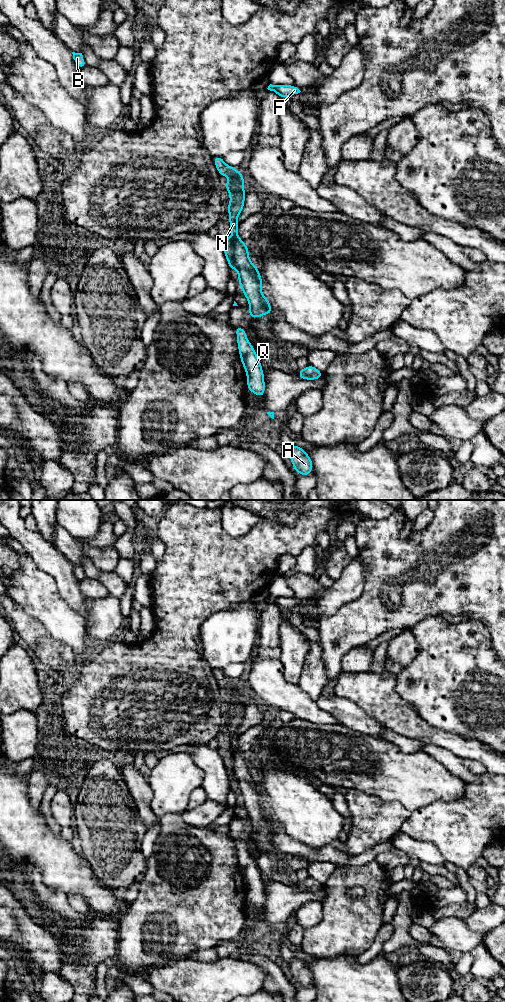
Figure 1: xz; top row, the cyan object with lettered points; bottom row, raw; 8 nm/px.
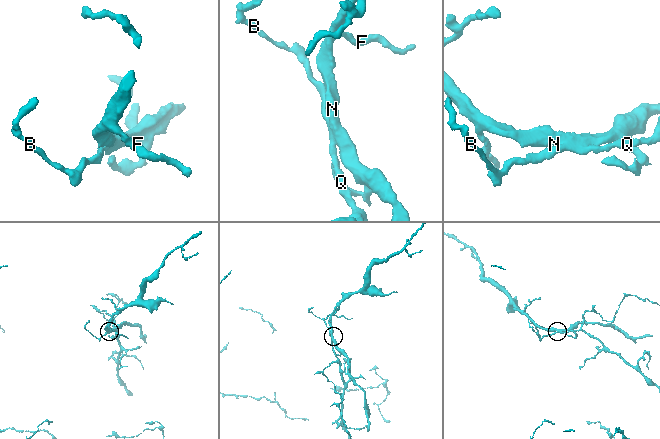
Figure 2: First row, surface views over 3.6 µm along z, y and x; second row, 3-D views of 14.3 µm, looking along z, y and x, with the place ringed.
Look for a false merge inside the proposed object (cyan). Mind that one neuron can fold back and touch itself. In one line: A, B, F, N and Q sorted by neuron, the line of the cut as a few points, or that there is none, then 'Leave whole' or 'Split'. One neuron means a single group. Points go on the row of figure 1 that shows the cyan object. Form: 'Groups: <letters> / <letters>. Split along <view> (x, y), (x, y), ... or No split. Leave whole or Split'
Groups: A B Q / F N. Split along xz (230, 238), (233, 244), (234, 265), (237, 270). Split

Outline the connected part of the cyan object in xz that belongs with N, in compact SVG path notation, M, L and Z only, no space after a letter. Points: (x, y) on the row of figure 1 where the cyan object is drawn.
M223 156L213 157L213 162L220 176L230 176L223 186L229 192L230 204L225 208L229 212L231 239L234 245L234 261L238 273L238 283L249 303L250 318L260 318L272 314L273 309L261 288L264 285L259 269L249 258L249 248L238 237L237 219L245 204L244 176L237 169L224 163Z

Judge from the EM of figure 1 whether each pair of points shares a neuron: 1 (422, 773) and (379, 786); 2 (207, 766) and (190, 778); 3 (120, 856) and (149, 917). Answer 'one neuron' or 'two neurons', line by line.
1: one neuron
2: two neurons
3: two neurons

